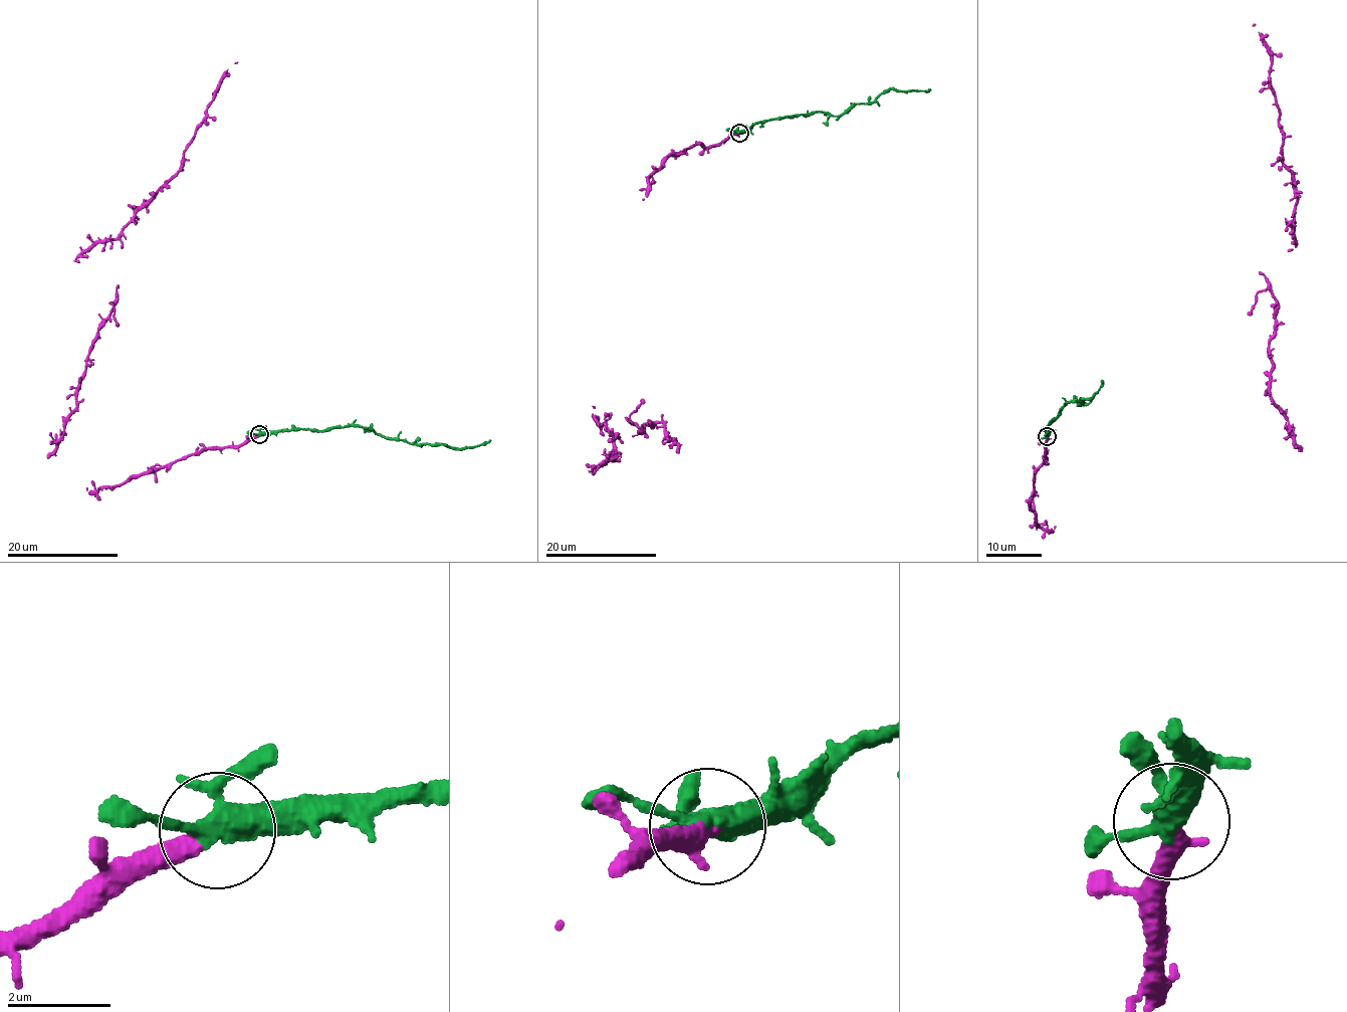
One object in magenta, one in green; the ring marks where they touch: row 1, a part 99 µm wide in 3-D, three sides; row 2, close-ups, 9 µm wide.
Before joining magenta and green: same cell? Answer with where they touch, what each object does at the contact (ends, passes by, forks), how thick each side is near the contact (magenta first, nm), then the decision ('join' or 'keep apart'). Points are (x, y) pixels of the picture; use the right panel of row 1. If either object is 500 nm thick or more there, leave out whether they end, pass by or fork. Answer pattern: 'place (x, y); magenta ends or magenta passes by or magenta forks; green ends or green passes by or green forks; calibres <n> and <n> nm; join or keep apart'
place (1047, 436); magenta ends; green forks; calibres 380 and 340 nm; join

